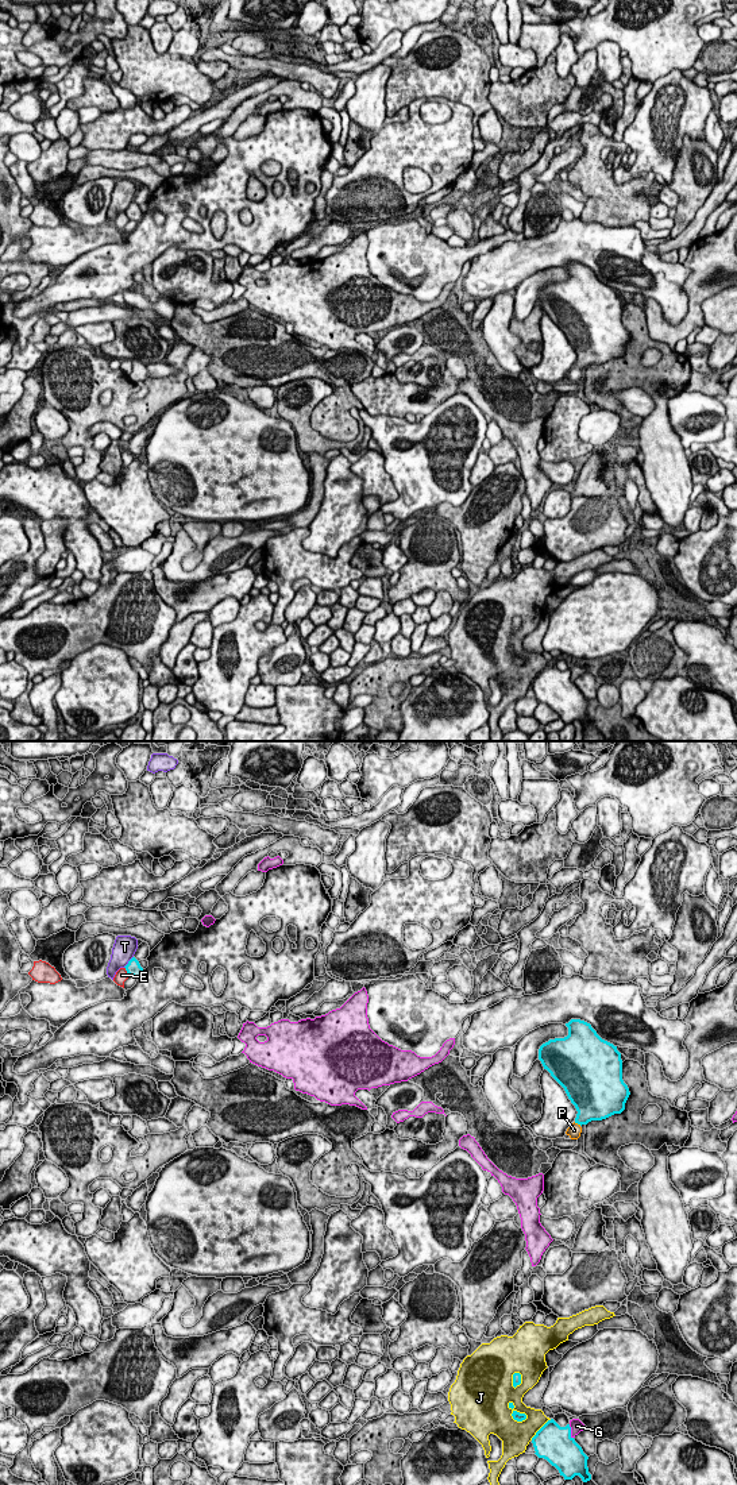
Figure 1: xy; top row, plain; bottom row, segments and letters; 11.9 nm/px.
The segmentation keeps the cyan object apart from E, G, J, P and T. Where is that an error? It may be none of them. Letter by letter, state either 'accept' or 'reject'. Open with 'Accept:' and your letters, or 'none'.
Accept: P
E: reject
G: reject
J: reject
P: accept
T: reject

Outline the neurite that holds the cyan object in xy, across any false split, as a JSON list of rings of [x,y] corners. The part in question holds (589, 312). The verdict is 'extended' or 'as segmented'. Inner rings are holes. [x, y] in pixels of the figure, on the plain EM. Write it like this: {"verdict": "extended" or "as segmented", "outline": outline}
{"verdict": "extended", "outline": [[[571,263],[566,270],[568,279],[543,288],[539,293],[539,304],[544,313],[564,332],[578,355],[575,366],[566,375],[571,383],[578,383],[582,369],[621,358],[630,336],[622,324],[622,304],[617,290],[602,284],[584,265]]]}

